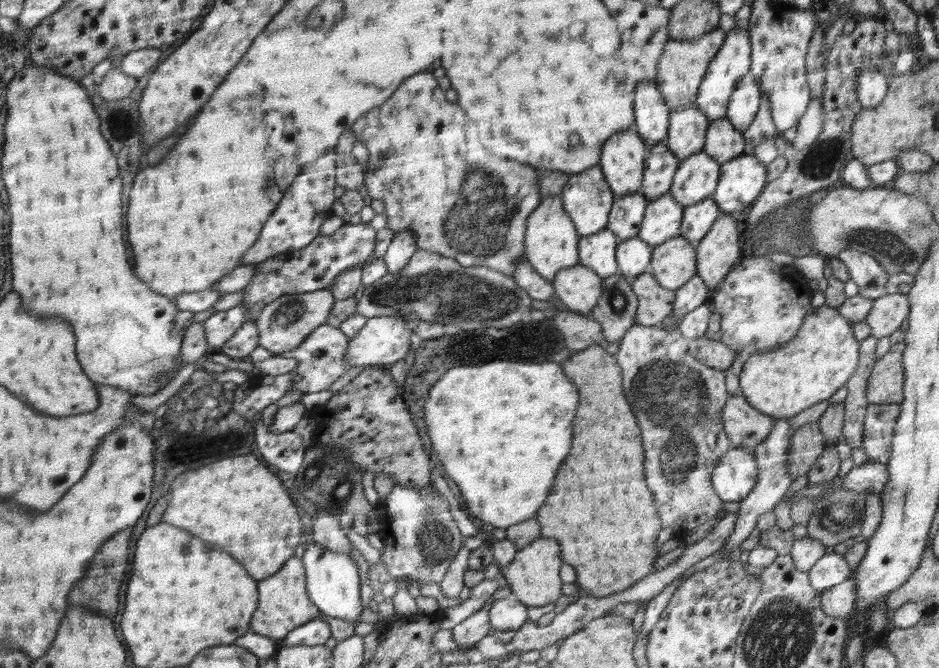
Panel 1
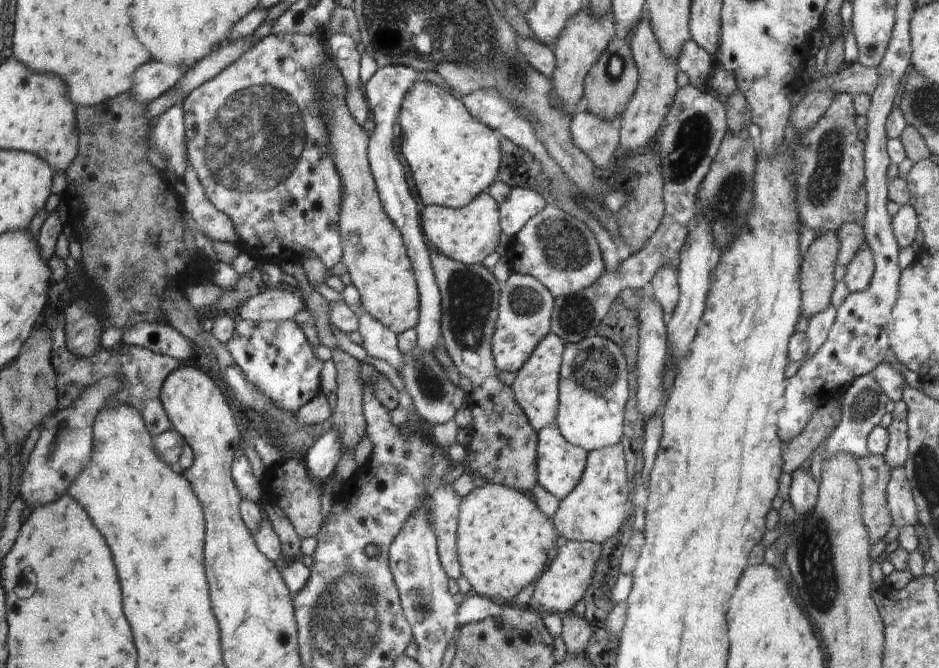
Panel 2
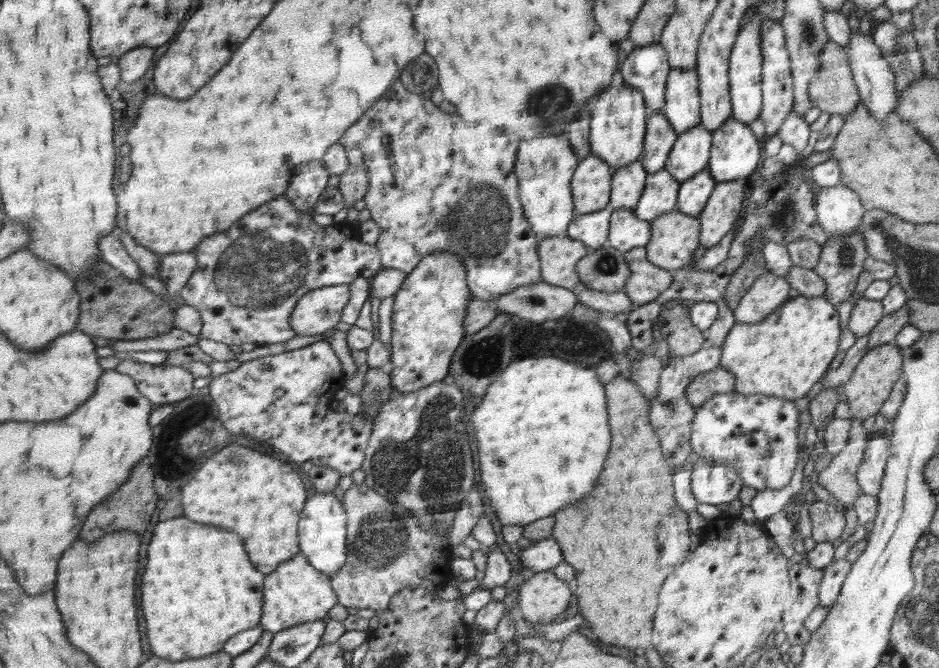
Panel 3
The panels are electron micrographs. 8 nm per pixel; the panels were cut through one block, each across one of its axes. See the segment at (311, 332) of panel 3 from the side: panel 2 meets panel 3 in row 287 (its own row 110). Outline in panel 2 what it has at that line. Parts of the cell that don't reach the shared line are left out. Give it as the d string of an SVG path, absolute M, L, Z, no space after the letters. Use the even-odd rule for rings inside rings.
M330 55L326 68L328 80L320 82L318 90L322 92L322 114L328 124L328 150L343 180L343 208L340 210L339 221L340 236L343 236L342 263L350 273L352 285L360 293L365 311L374 320L390 327L394 334L400 334L419 324L414 265L402 233L380 200L378 185L367 156L370 133L360 126L349 111L344 97L345 80Z

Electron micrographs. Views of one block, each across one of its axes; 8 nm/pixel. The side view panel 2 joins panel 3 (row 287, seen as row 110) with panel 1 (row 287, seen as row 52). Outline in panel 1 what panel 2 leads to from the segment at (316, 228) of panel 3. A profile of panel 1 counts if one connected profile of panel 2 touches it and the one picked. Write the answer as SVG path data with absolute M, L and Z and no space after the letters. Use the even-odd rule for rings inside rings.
M348 223L328 236L319 234L310 244L307 244L304 248L300 248L300 250L283 252L283 254L273 256L272 258L253 265L253 269L256 273L253 274L253 279L250 280L248 286L243 290L245 295L243 296L243 301L240 303L248 307L249 314L251 315L247 322L242 325L242 328L237 330L237 333L221 348L221 350L228 356L236 359L244 359L249 356L254 348L259 345L257 319L267 304L270 304L273 300L278 299L279 296L286 295L287 293L302 294L330 288L330 286L335 283L335 279L338 278L339 275L342 275L344 271L348 271L350 268L354 267L361 267L374 257L377 235L378 232L371 227L369 223Z

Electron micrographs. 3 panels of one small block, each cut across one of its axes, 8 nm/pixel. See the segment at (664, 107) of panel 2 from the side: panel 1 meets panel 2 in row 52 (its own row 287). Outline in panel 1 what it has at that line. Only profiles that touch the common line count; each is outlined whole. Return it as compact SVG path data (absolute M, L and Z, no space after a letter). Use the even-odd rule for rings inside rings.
M649 270L630 282L631 289L638 297L636 323L658 326L672 314L676 292L660 285Z

